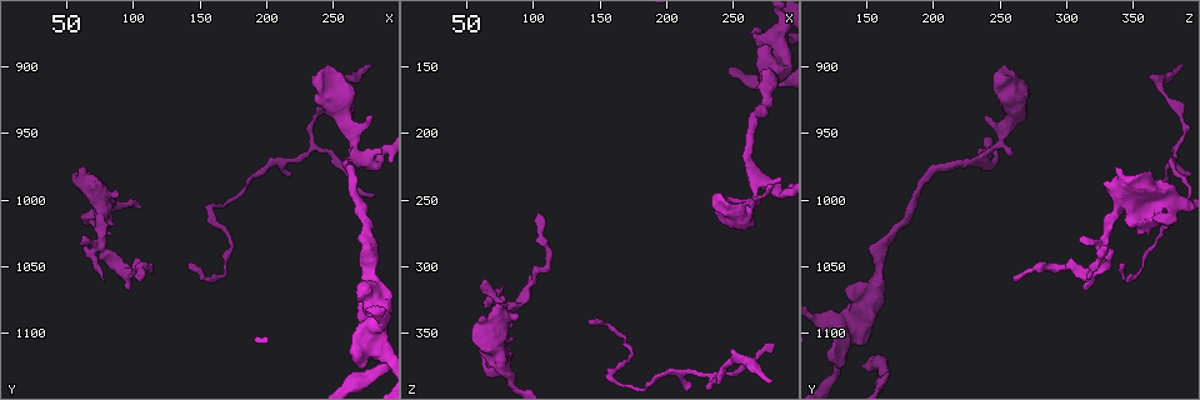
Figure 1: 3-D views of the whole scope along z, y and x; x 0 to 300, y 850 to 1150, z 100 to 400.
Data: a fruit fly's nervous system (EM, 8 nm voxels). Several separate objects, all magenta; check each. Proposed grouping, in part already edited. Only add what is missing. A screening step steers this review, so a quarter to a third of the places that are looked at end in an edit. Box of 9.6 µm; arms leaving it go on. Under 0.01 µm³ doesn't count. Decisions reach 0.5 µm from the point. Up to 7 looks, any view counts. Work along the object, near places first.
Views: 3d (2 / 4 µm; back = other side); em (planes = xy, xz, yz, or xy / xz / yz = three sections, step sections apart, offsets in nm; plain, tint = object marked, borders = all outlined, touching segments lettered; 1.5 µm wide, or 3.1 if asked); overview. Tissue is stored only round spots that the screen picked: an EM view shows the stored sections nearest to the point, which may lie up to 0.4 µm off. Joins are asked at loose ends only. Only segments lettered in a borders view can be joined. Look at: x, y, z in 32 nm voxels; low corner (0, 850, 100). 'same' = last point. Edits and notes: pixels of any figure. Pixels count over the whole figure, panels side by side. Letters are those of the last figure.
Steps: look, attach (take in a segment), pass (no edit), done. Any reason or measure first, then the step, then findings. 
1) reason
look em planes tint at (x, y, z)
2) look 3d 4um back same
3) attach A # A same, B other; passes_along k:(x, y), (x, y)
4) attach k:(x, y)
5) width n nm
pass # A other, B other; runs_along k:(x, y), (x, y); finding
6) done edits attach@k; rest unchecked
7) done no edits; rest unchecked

branch stops here
look em planes plain at (256, 906, 256)

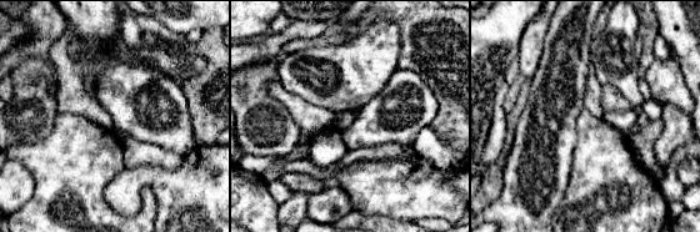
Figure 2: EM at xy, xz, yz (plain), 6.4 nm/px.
see the neighbours
look em planes borders same

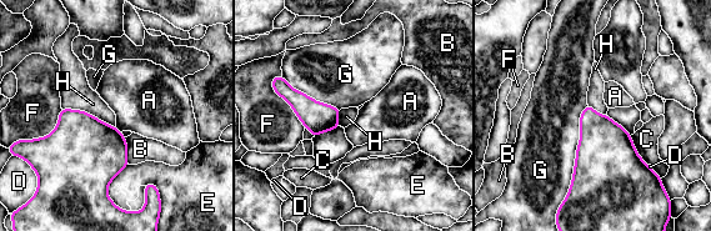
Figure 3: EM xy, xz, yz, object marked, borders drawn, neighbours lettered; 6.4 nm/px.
longest_contact G 700 nm
pass # A other, B other, C other, D other, E other, F other, G other, H other; none of them fits

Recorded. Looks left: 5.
free end
look 3d 2um at (280, 998, 360)

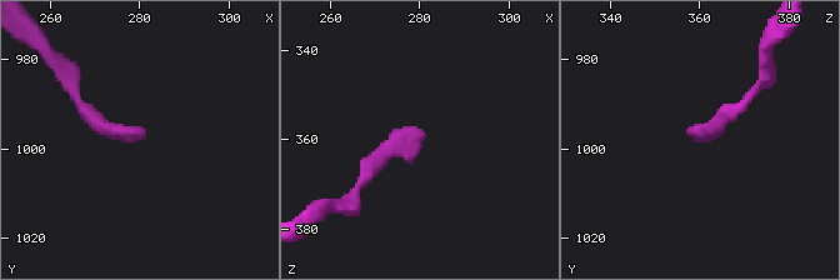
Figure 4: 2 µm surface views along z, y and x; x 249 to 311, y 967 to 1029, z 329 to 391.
need the tissue
look em planes borders at (282, 997, 358)

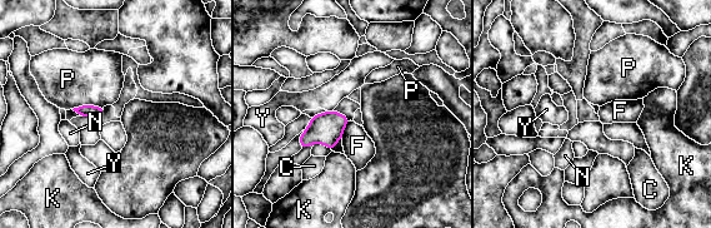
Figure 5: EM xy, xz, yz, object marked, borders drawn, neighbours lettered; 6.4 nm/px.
pass # C other, F other, K other, N other, P other, Y other; no lettered segment goes on from it

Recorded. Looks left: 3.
branch stops here
look em planes borders at (106, 1058, 258)

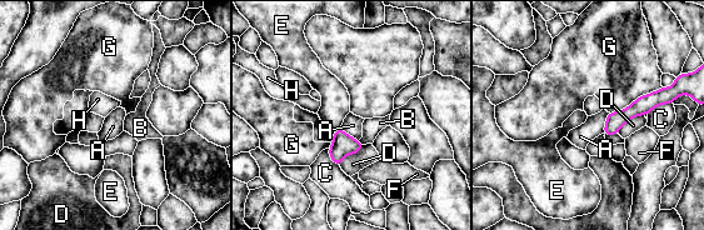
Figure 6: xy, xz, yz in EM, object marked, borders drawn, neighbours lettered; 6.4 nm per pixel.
pass # A other, B other, C other, D other, E other, F other, G other, H other; border 6:(609, 113), (602, 133); no lettered segment goes on from it

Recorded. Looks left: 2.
done no edits; rest unchecked

